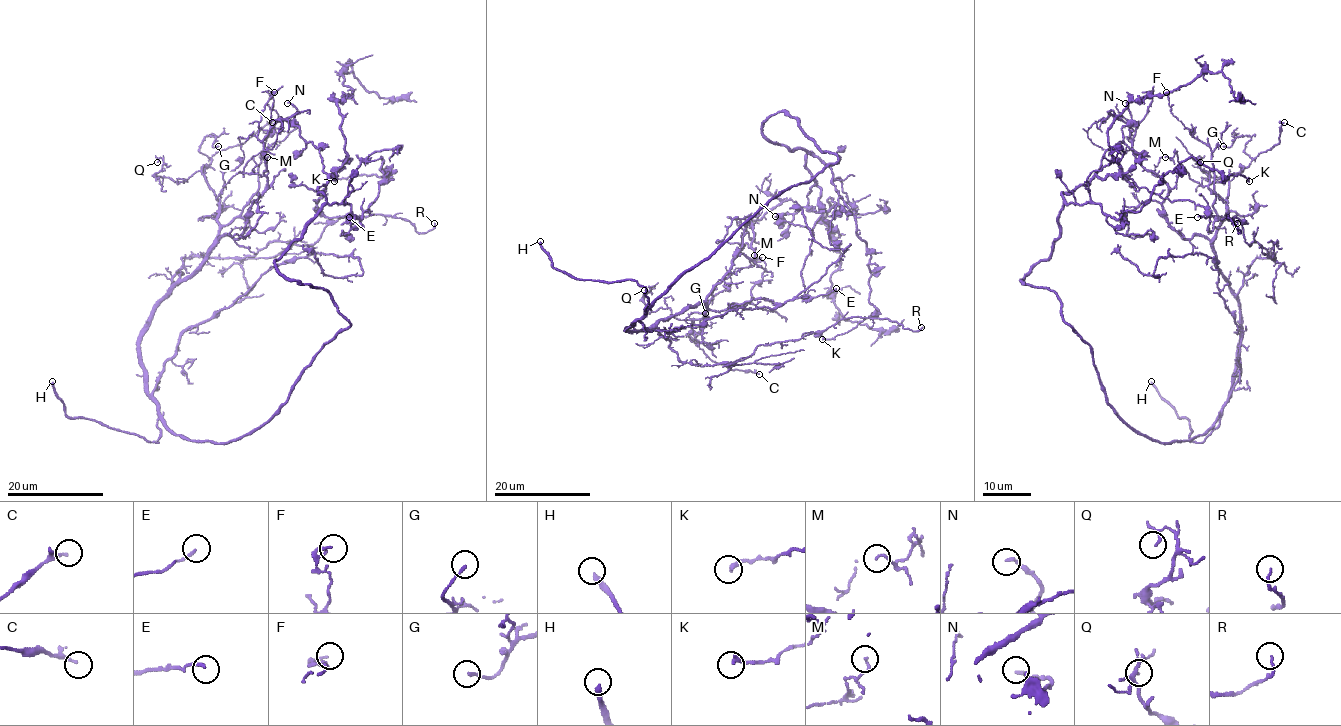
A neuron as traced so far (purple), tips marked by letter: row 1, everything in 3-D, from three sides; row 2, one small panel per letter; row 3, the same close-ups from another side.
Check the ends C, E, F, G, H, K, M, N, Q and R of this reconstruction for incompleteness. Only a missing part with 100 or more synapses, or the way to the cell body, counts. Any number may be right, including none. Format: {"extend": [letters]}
{"extend": ["H"]}

